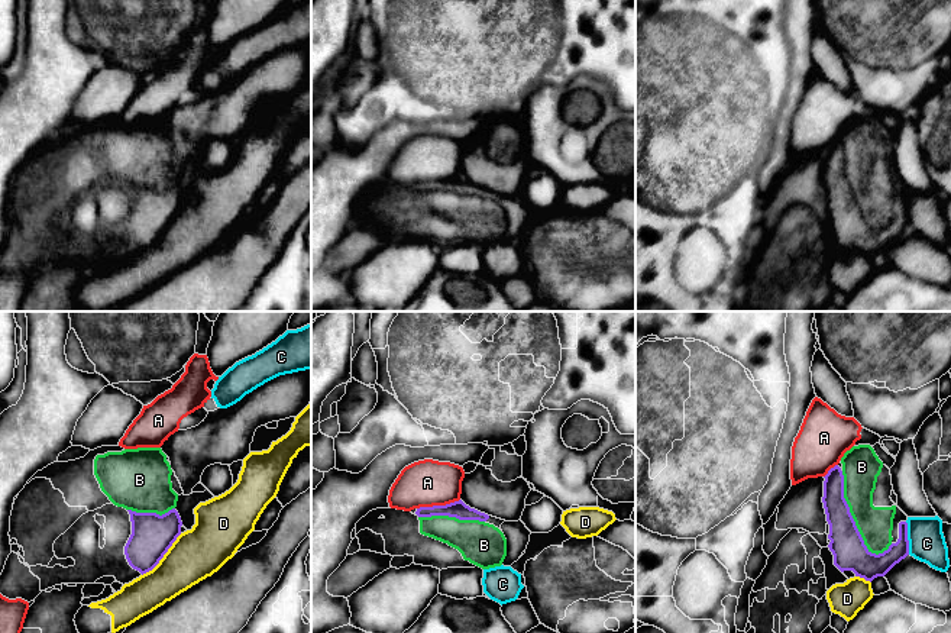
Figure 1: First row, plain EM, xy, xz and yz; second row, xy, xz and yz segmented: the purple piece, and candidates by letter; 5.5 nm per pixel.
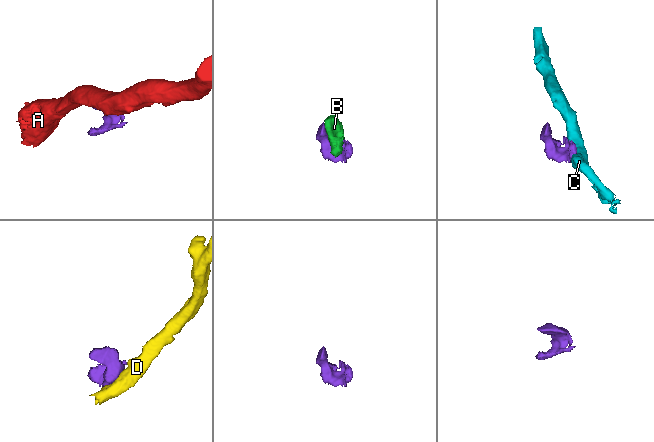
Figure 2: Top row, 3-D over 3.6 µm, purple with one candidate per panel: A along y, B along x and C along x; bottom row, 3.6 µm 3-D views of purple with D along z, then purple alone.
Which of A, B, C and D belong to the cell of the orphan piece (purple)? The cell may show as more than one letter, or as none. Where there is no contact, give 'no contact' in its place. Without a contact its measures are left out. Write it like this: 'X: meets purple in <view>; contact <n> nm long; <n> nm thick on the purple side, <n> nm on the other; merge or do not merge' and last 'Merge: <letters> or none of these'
A: meets purple in xz; contact 240 nm long; 90 nm thick on the purple side, 260 nm on the other; do not merge
B: meets purple in yz; contact 500 nm long; 190 nm thick on the purple side, 190 nm on the other; merge
C: meets purple in yz; contact 190 nm long; 140 nm thick on the purple side, 200 nm on the other; do not merge
D: meets purple in xy; contact 320 nm long; 240 nm thick on the purple side, 280 nm on the other; do not merge
Merge: B

